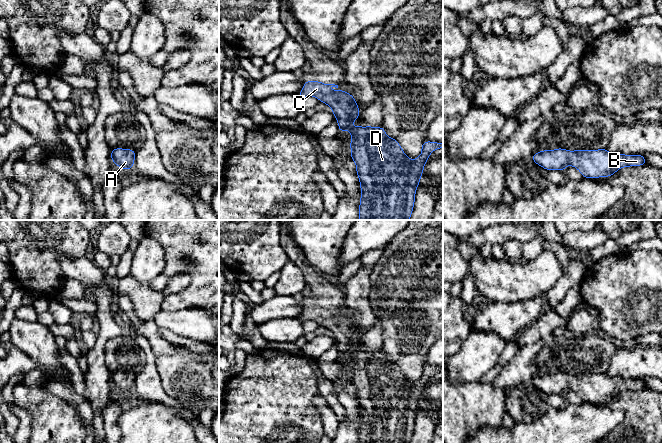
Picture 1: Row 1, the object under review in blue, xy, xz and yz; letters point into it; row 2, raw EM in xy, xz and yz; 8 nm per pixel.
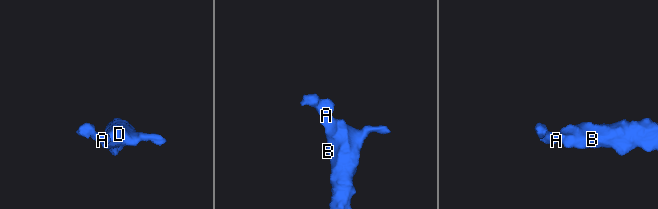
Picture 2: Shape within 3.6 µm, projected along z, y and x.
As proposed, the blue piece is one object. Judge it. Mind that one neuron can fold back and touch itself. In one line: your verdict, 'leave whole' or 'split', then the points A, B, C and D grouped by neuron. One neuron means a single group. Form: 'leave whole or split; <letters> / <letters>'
leave whole; A B C D

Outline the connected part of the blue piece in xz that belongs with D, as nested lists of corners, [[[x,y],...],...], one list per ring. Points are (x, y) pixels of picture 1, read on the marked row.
[[[306,80],[298,95],[302,99],[314,96],[320,102],[331,107],[332,113],[337,119],[339,132],[350,131],[352,137],[350,141],[351,159],[356,164],[361,188],[359,220],[409,220],[425,163],[434,150],[443,148],[443,143],[424,141],[421,146],[421,155],[412,160],[393,137],[386,136],[383,127],[351,127],[351,124],[360,116],[360,110],[354,96],[344,90],[339,90],[338,85]]]

